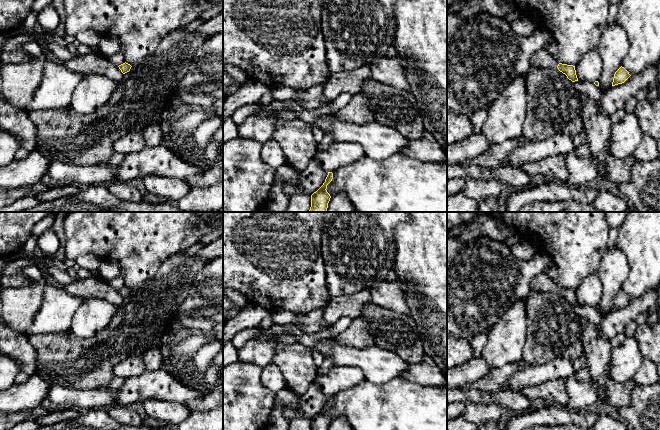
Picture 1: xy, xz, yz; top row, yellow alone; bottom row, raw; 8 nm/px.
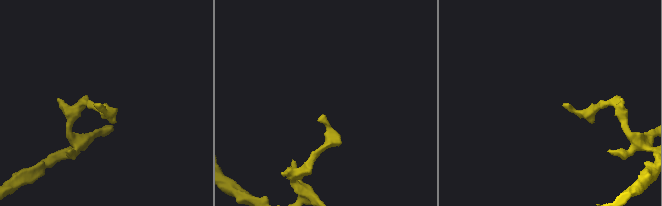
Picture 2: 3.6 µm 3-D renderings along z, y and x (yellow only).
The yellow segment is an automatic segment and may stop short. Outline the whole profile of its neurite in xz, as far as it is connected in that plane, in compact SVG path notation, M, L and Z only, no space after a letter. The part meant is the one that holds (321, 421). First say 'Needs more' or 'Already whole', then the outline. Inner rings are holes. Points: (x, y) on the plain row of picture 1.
Already whole. M328 396L323 409L311 419L311 430L328 430L330 418L327 416L327 409L332 405L333 397Z

